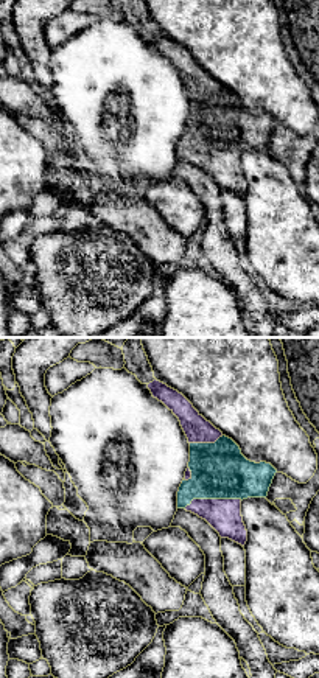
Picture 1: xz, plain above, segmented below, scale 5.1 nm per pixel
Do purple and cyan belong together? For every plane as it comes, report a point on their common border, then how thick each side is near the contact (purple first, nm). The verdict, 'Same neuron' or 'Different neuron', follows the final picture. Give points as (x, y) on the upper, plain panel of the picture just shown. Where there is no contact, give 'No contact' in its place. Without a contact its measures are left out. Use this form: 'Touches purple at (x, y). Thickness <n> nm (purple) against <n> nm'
Touches purple at (212, 151). Thickness 180 nm (purple) against 280 nm

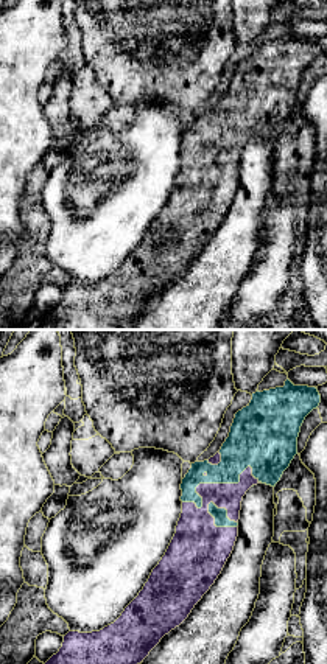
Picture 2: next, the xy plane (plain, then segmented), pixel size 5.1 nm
Touches purple at (214, 136). Thickness 200 nm (purple) against 200 nm

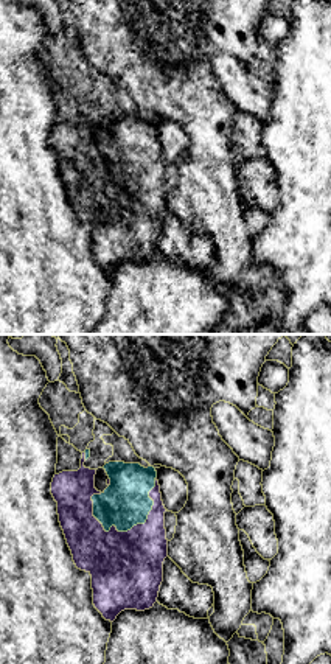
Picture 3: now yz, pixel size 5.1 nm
Touches purple at (148, 170). Thickness 340 nm (purple) against 240 nm

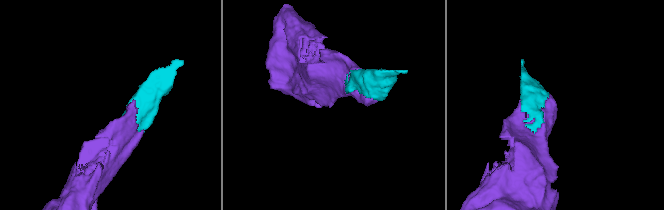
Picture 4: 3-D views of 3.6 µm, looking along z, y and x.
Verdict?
Same neuron

